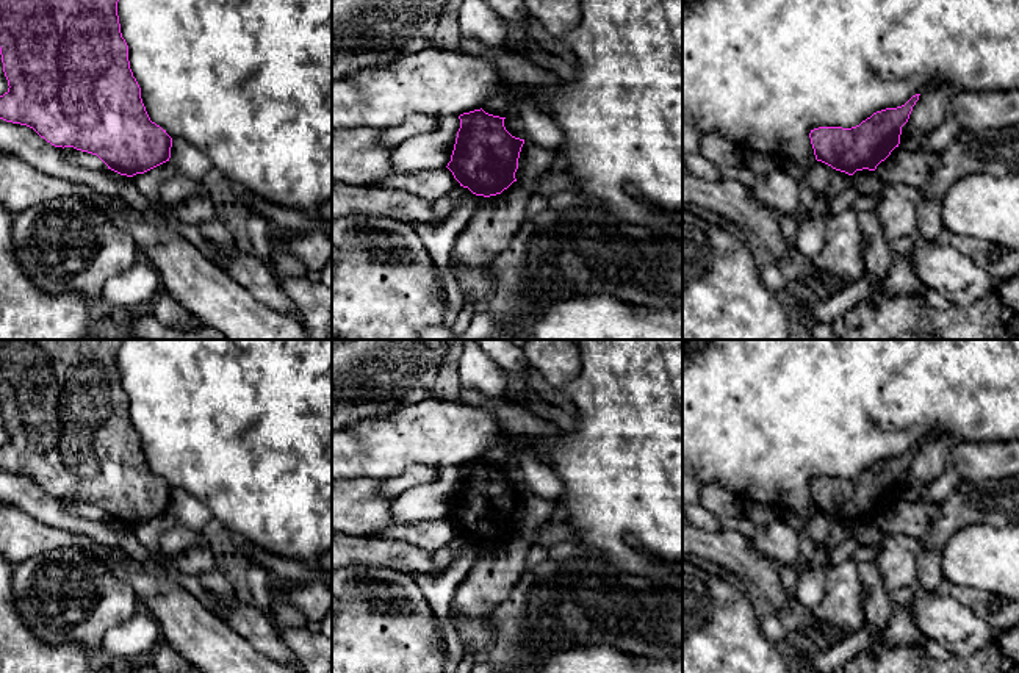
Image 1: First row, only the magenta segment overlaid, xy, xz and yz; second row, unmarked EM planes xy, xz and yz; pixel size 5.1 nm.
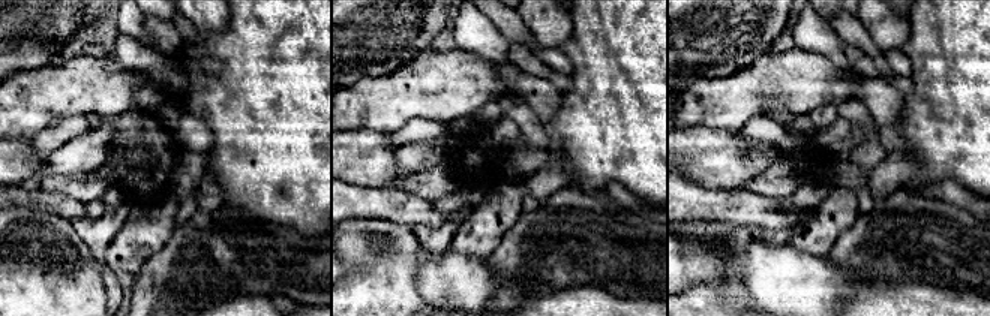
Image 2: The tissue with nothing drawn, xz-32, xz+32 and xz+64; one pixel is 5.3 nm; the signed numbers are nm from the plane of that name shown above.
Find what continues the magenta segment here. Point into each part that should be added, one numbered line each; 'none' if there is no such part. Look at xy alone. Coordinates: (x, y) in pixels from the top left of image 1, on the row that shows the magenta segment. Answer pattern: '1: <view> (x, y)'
none

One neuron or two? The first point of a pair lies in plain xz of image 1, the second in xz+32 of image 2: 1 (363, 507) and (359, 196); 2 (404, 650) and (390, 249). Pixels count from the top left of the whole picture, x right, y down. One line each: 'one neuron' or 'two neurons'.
1: two neurons
2: one neuron

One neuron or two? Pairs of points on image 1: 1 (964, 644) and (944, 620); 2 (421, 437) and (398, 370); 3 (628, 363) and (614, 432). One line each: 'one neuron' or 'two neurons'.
1: one neuron
2: two neurons
3: one neuron

